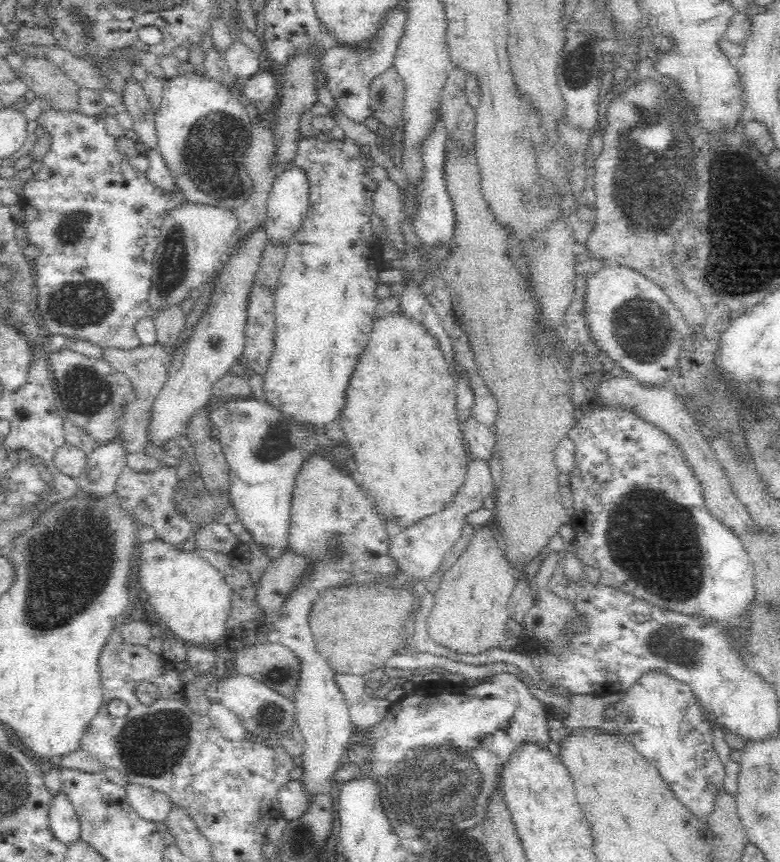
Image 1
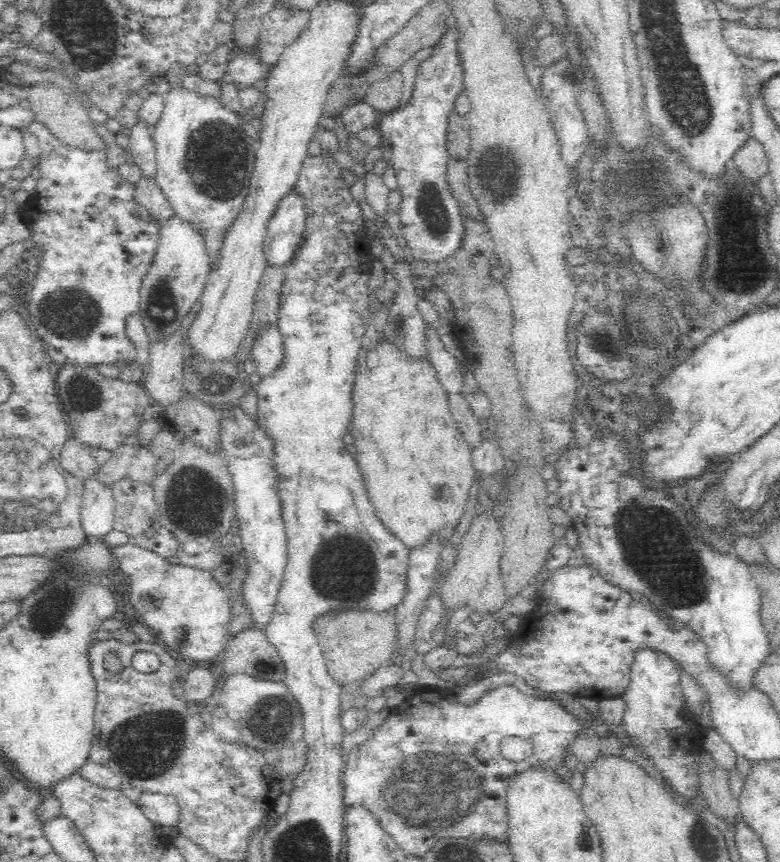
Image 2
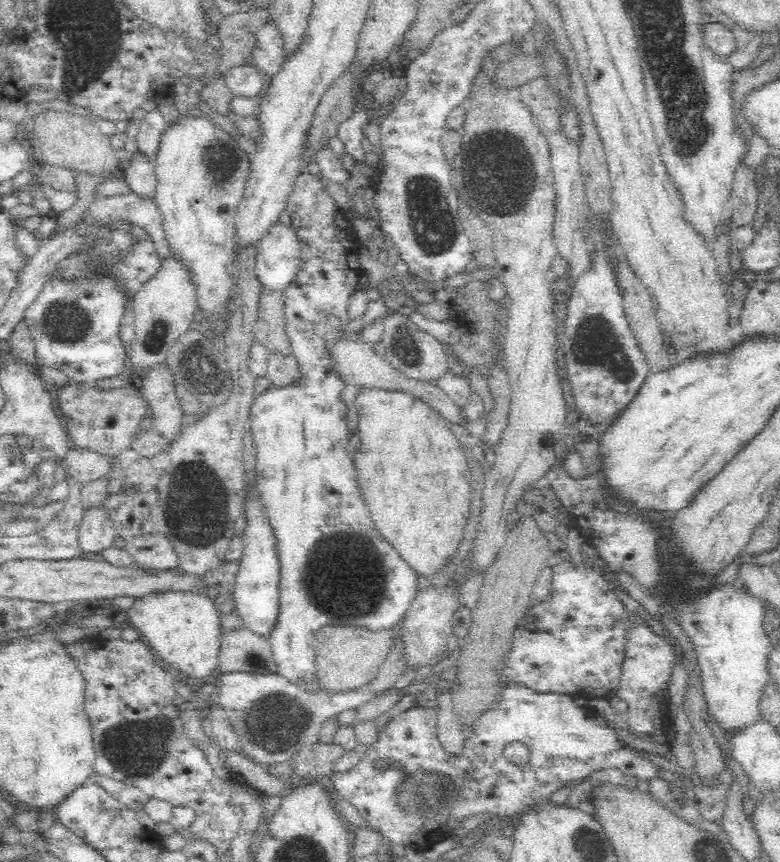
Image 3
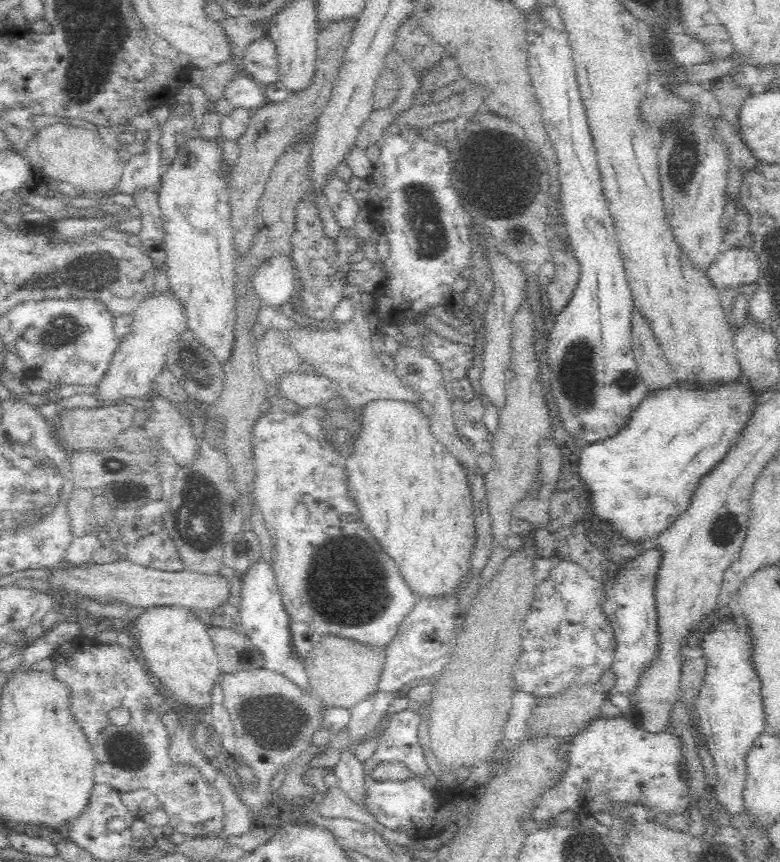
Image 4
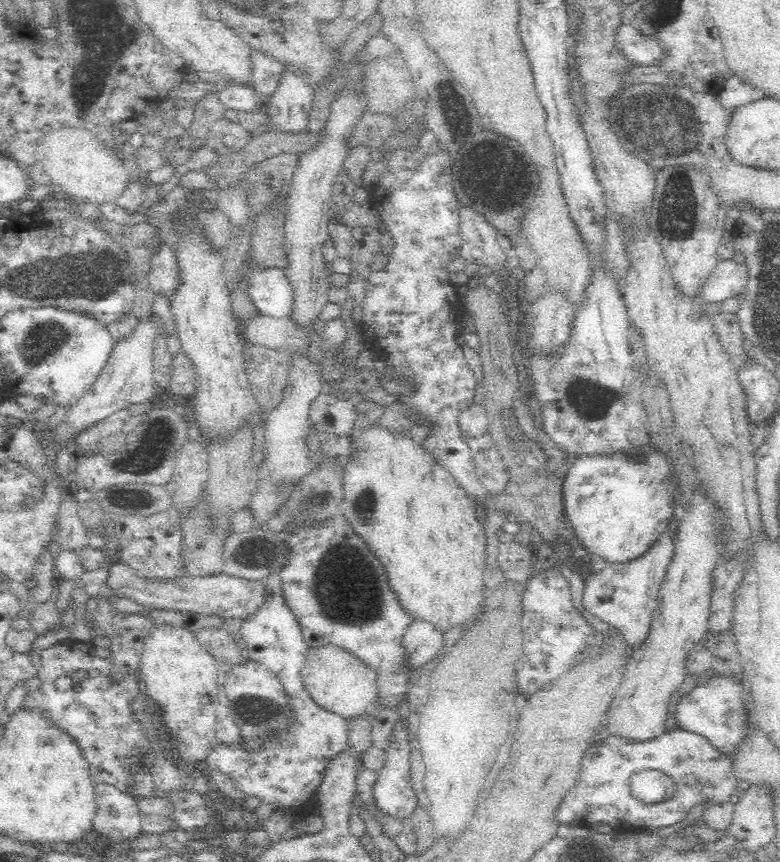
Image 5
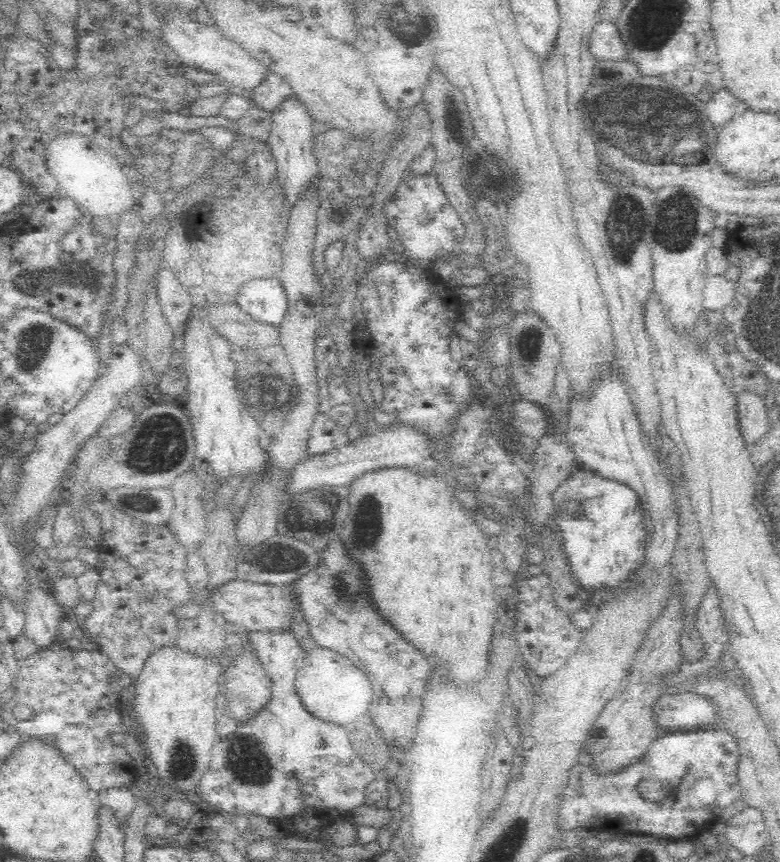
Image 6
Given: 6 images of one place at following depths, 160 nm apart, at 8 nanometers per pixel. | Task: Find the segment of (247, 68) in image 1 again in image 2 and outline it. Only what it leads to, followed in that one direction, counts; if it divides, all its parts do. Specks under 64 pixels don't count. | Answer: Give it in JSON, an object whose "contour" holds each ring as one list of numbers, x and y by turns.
{"contour":[[237,52,227,64,226,81,237,89,250,88,261,78,265,78,267,71,253,52]]}

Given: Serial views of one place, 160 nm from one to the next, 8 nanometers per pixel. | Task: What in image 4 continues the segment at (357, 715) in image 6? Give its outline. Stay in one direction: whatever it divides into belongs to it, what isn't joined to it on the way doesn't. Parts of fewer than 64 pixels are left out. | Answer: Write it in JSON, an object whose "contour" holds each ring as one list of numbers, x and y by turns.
{"contour":[[324,636,324,640,316,644,303,661,310,688,316,696,320,696,322,704,349,710,377,691,383,673,385,651,361,647,352,640,338,636]]}

